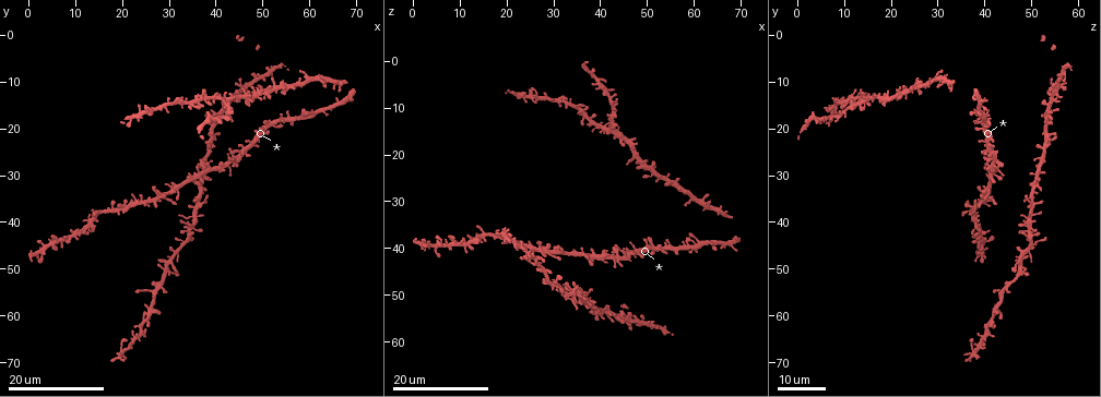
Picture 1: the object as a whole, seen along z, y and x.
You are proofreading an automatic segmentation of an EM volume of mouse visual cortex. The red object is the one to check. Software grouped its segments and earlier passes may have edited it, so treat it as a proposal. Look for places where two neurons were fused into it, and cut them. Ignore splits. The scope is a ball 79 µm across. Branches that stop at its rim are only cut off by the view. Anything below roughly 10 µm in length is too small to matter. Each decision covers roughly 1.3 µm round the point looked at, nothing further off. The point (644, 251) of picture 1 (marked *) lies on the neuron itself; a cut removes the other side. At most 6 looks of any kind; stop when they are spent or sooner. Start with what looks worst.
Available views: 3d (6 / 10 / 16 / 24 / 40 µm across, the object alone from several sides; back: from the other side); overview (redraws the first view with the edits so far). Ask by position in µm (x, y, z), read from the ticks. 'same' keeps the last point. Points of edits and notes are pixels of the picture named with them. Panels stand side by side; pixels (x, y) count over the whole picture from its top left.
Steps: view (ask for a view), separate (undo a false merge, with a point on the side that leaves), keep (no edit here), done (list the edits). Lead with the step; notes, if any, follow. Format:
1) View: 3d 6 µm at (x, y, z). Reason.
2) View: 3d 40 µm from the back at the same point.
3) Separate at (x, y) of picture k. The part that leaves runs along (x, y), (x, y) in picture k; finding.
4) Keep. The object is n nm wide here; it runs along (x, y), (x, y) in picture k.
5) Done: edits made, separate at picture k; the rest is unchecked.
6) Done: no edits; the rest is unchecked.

View: 3d 24 µm at (29.0, 35.0, 41.0).

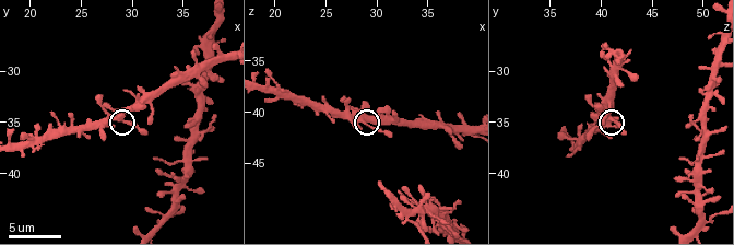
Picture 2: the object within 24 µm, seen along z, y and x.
View: 3d 10 µm at (28.8, 34.6, 41.0).

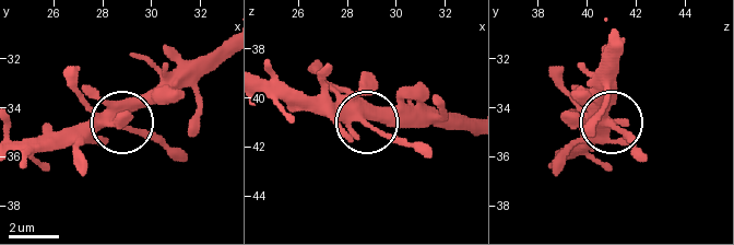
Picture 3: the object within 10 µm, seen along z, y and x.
Keep. The object is 400 nm wide here; it runs along (470, 127), (344, 121), (309, 98) in picture 3; continuous, no second neuron.

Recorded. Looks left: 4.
View: 3d 24 µm at (42.5, 14.5, 13.0). Four arms meet.

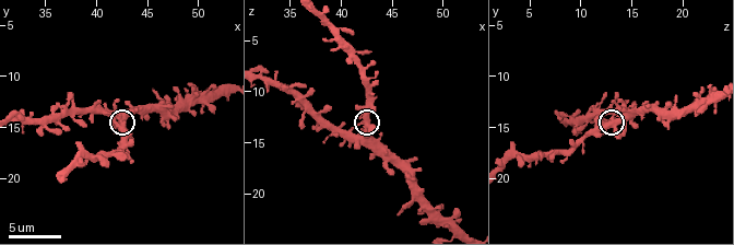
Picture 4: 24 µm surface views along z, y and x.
View: 3d 10 µm at (42.2, 14.4, 12.8). Zoom in.

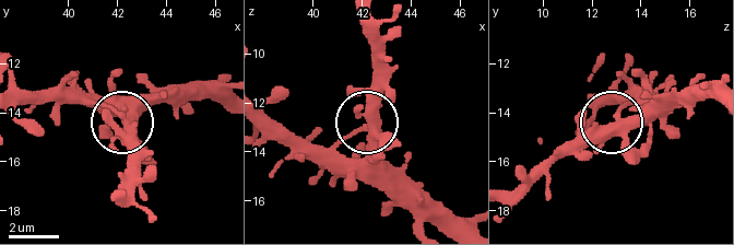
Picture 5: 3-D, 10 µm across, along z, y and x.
Keep. The object is 390 nm wide here; continuous, no second neuron.

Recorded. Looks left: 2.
View: 3d 16 µm at (35.4, 39.2, 49.4). Four or more arms meet.

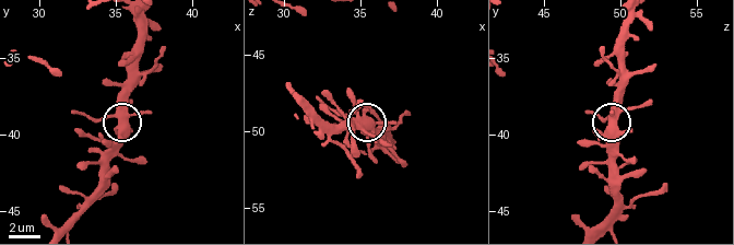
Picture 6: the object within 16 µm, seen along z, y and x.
View: 3d 6 µm at (35.8, 39.0, 49.6). Zoom in.

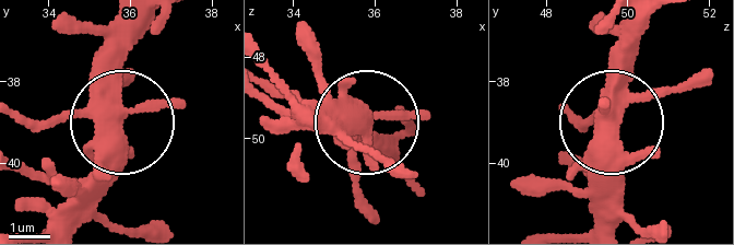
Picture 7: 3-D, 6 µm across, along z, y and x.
Keep. The object is 430 nm wide here; continuous, no second neuron.

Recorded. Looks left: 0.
Done: no edits; the rest is unchecked.

